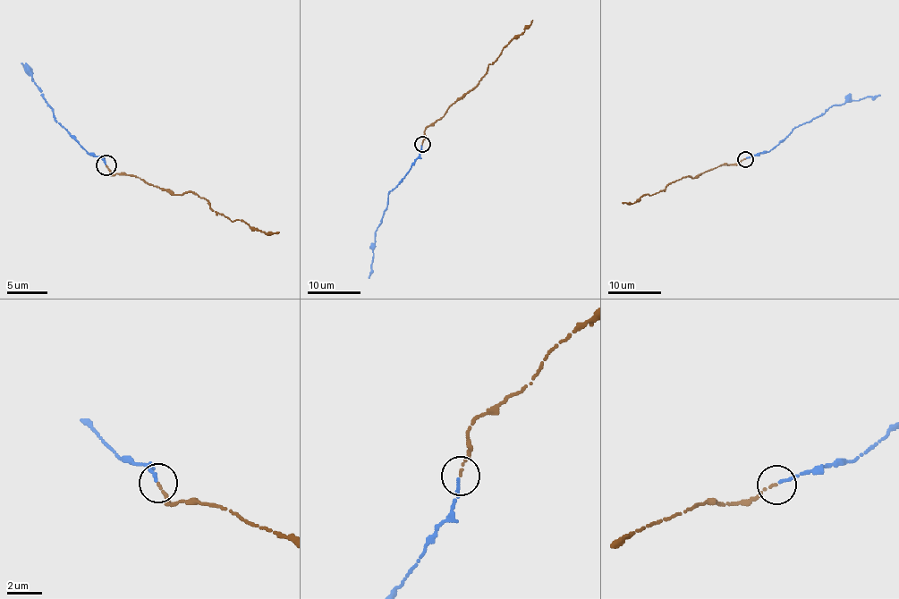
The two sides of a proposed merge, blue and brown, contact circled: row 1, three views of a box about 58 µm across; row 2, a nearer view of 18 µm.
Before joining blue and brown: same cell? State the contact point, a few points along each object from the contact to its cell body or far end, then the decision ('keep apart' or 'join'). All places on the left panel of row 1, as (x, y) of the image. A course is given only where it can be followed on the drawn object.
(106, 165) | blue via (106, 164), (103, 159), (89, 154), (55, 121), (43, 94), (21, 63) | brown via (106, 165), (110, 174), (135, 175), (174, 195), (193, 191), (233, 222), (244, 220), (265, 233), (279, 232) | join

